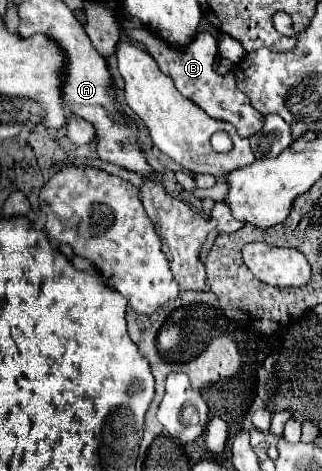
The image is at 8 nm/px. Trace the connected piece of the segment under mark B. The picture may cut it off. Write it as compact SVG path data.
M128 28L128 30L124 30L124 34L130 40L136 40L138 44L142 44L156 58L156 62L160 64L160 70L174 80L178 92L182 92L186 98L196 102L210 118L226 120L226 122L234 124L242 138L250 138L256 132L260 132L260 128L264 126L264 114L254 110L248 104L246 96L242 92L238 92L236 76L232 72L222 76L214 70L214 62L218 58L218 44L216 44L214 34L200 32L194 36L192 44L188 44L184 48L170 46L166 40L160 40L160 36L156 36L150 28Z

